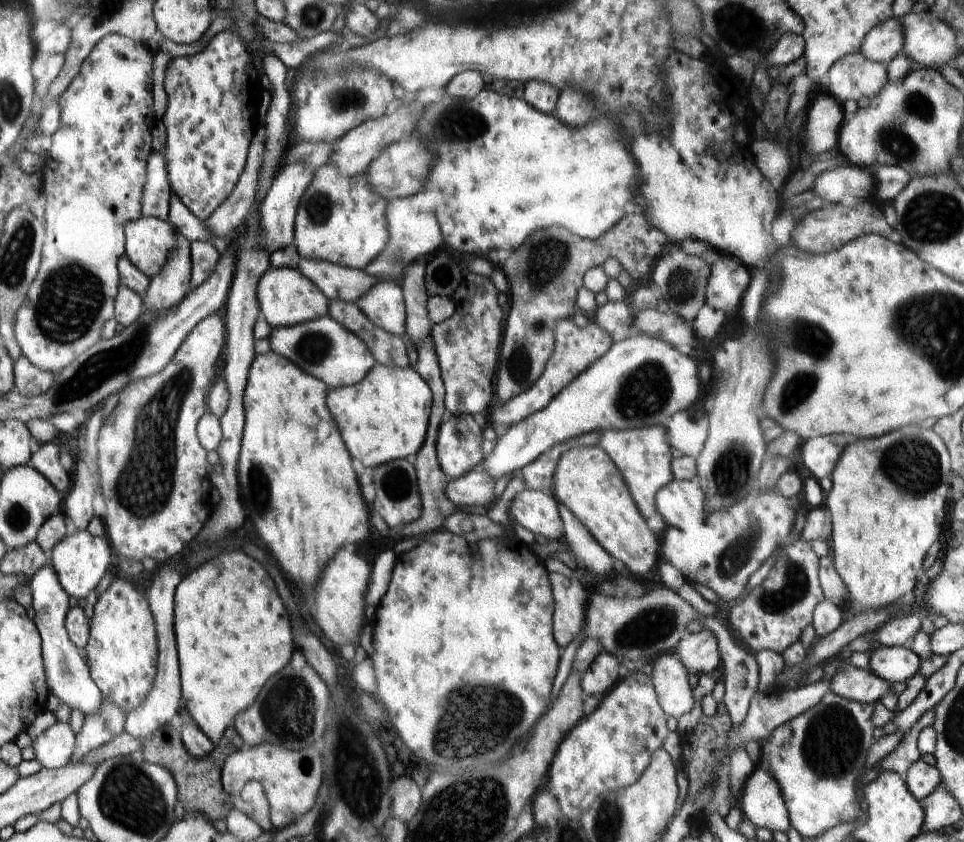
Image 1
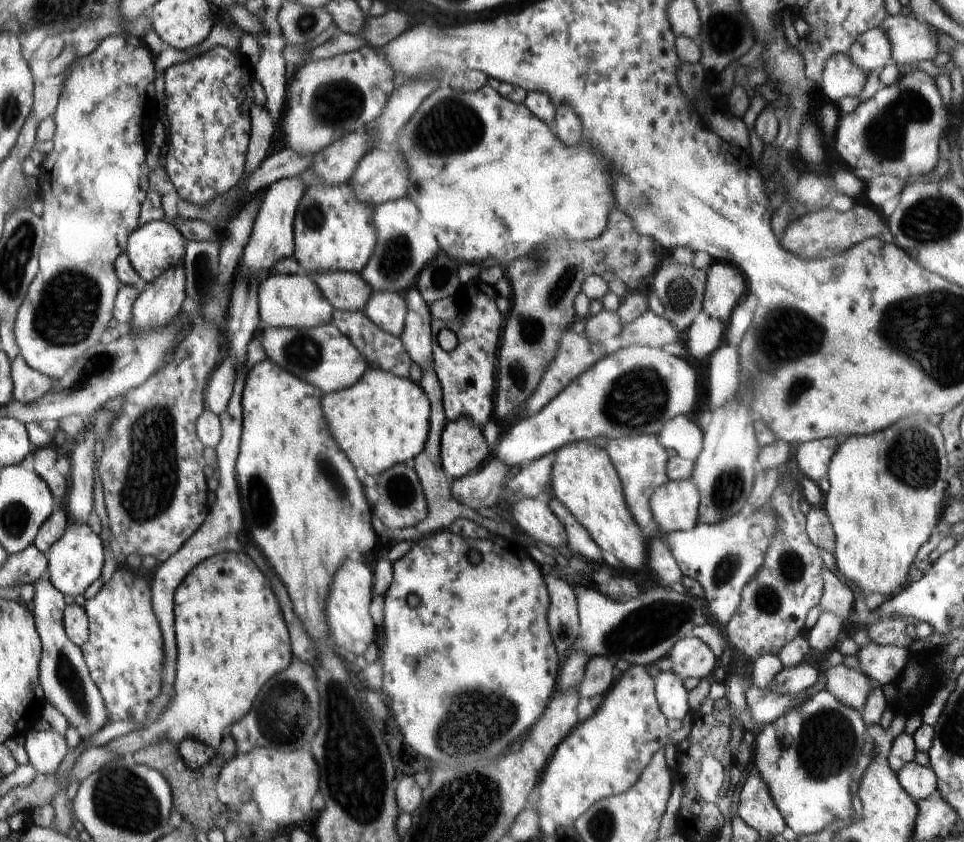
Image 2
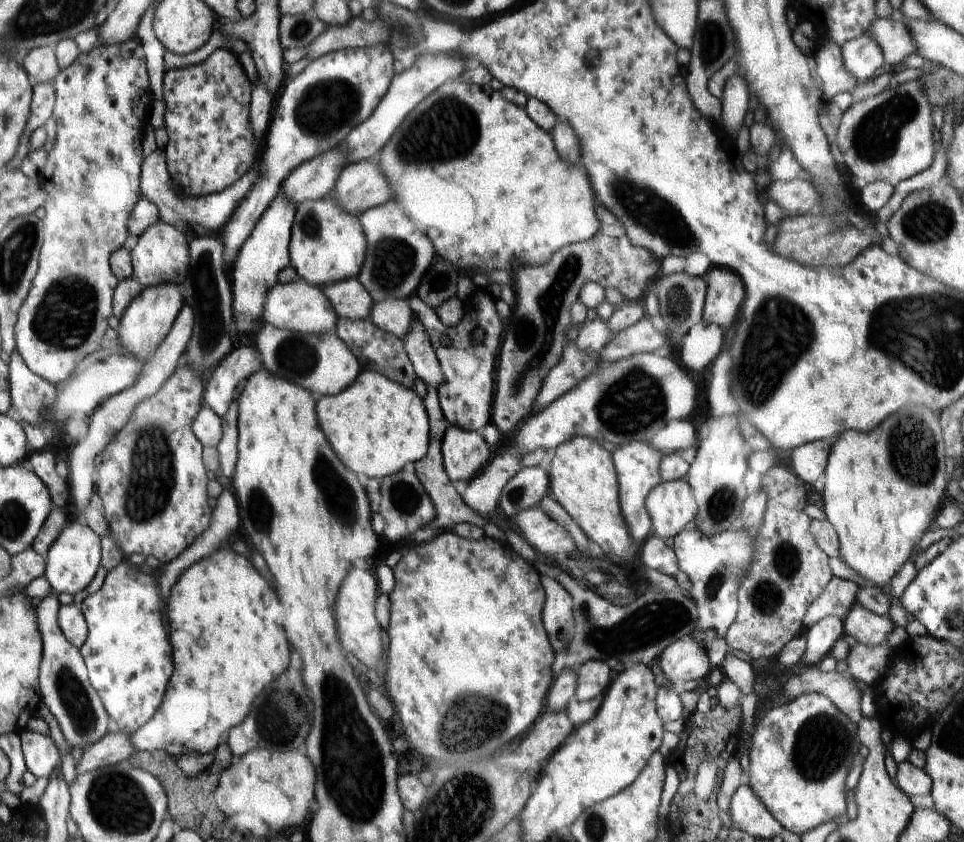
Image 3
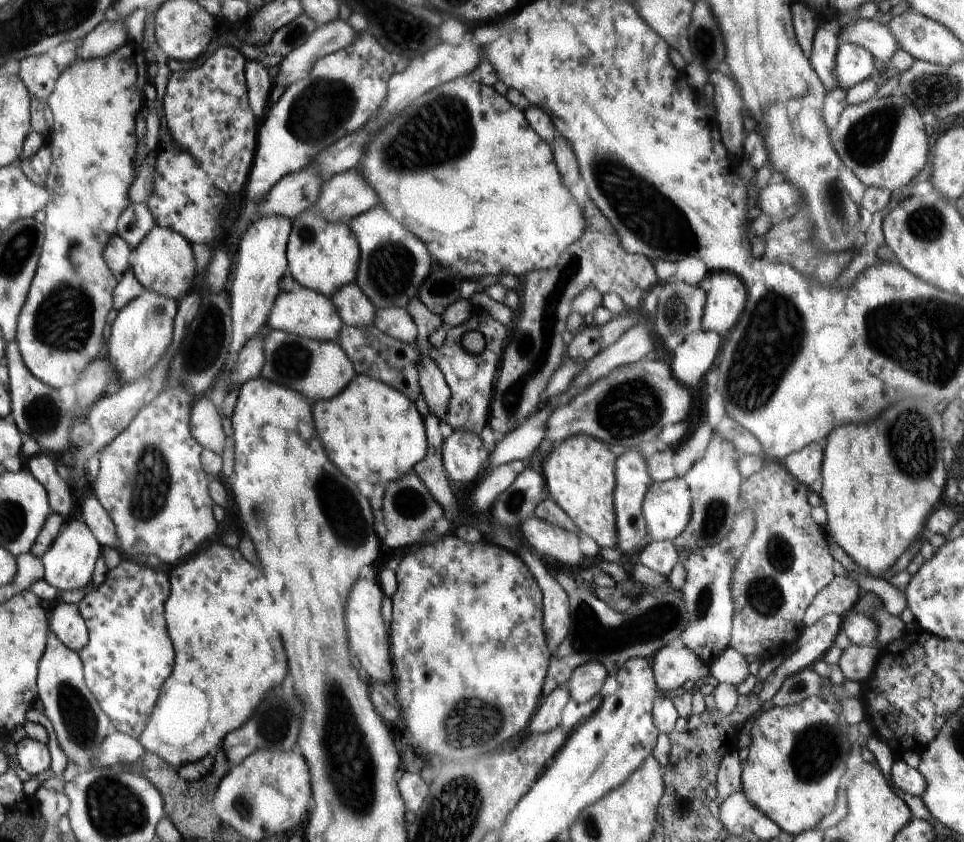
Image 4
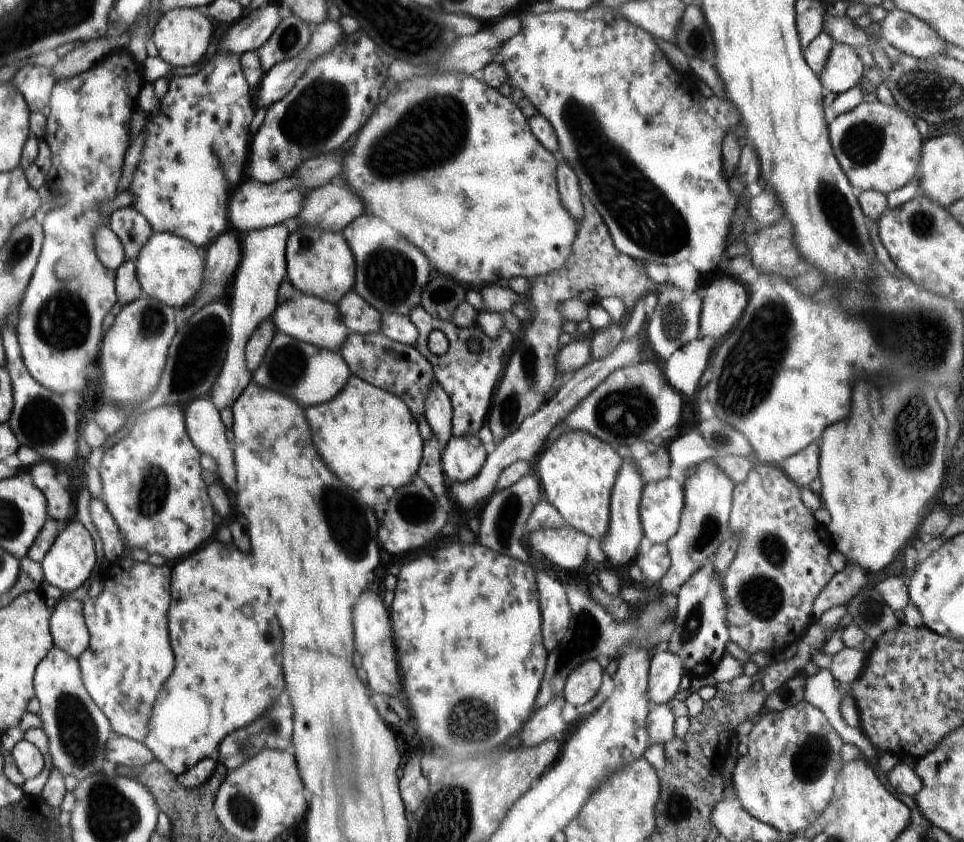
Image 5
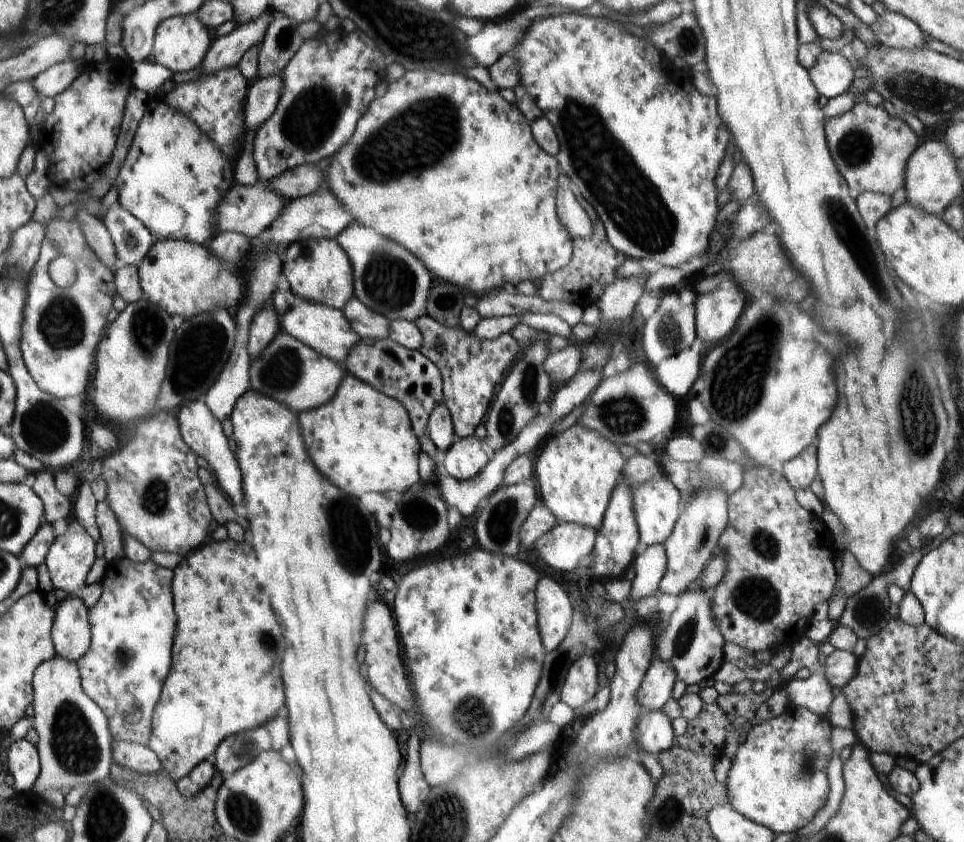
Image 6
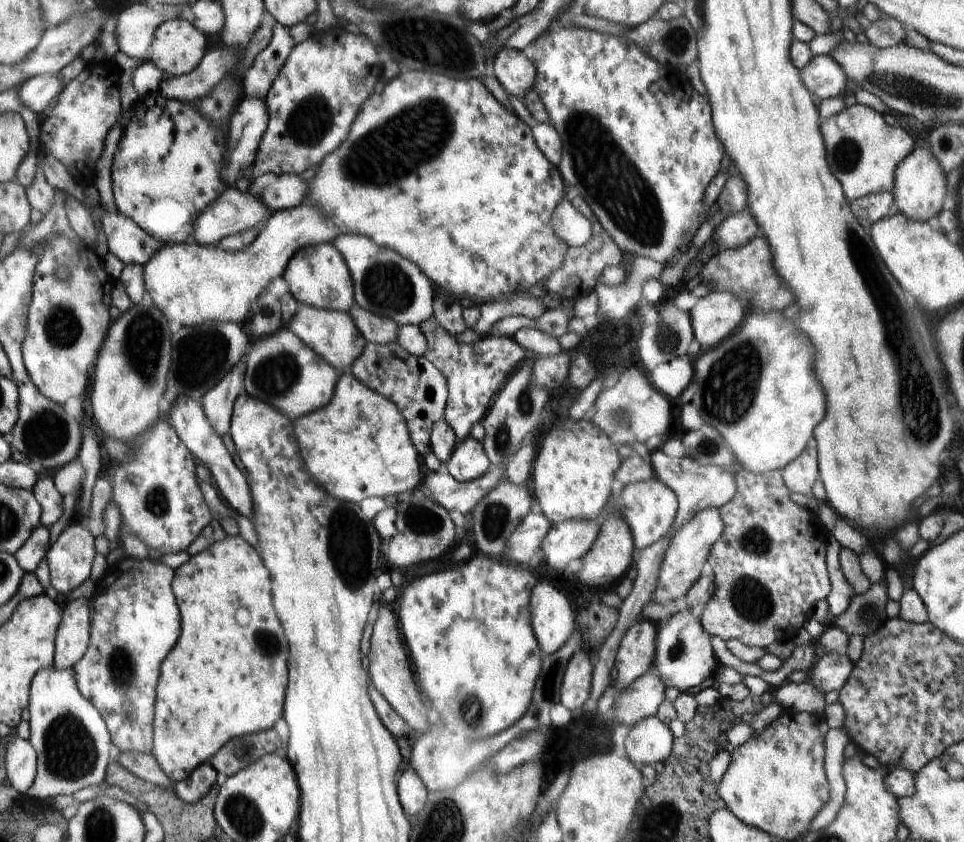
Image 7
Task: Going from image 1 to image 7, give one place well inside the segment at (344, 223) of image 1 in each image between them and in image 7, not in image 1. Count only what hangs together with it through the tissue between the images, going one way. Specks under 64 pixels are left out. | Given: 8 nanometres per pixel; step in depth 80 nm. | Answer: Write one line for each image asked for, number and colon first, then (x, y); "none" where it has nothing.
2: (334, 231)
3: (327, 245)
4: (323, 256)
5: (320, 264)
6: (318, 270)
7: (317, 275)

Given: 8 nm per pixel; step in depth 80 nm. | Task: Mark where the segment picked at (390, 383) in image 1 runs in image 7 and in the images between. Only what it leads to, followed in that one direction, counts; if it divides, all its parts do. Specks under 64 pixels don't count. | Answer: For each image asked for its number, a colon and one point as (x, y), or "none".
2: (383, 420)
3: (376, 425)
4: (375, 432)
5: (369, 437)
6: (363, 441)
7: (359, 445)

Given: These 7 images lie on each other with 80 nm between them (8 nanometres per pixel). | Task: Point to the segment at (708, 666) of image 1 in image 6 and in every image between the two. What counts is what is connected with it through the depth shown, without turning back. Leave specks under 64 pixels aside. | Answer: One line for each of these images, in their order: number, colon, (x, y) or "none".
2: (690, 657)
3: (684, 659)
4: (673, 664)
5: (665, 671)
6: (656, 689)

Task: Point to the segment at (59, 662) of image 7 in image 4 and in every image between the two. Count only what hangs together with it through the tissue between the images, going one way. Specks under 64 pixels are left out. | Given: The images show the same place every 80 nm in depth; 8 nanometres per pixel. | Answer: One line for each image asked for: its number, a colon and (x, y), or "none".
4: (66, 621)
5: (68, 629)
6: (72, 634)

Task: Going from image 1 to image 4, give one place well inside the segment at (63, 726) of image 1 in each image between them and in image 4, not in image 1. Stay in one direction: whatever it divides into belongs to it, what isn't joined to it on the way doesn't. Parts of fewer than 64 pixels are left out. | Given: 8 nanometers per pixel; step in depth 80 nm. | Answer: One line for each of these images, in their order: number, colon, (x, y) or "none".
2: (46, 750)
3: (41, 756)
4: (34, 757)

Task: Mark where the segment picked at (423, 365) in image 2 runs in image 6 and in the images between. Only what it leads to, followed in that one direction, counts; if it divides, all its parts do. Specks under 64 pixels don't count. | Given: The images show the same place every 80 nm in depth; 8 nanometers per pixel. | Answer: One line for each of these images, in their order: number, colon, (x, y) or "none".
3: (418, 347)
4: (436, 393)
5: (438, 412)
6: (440, 429)

